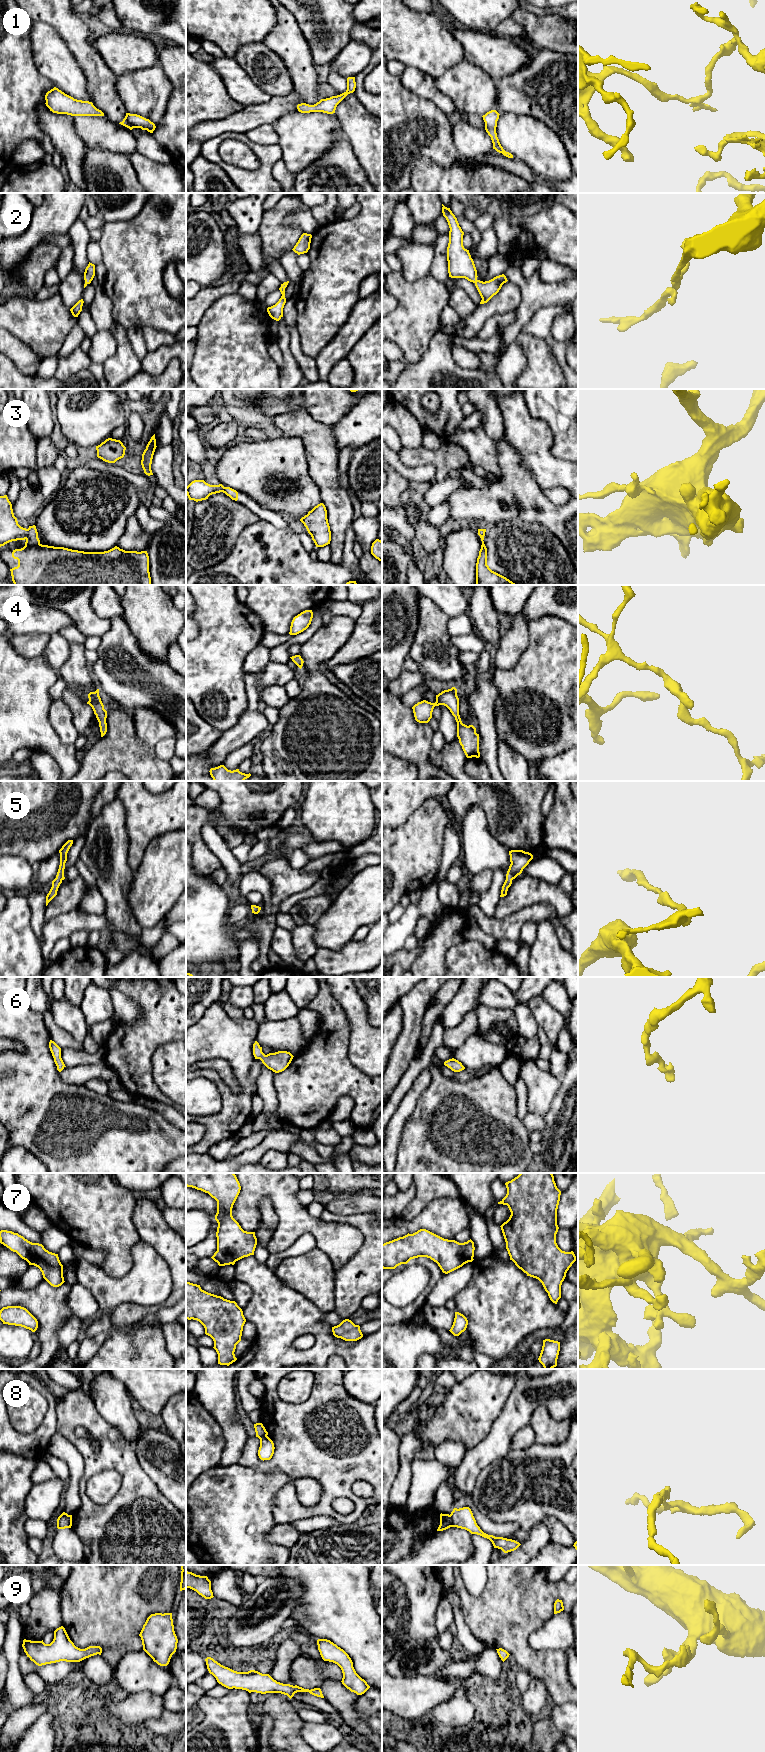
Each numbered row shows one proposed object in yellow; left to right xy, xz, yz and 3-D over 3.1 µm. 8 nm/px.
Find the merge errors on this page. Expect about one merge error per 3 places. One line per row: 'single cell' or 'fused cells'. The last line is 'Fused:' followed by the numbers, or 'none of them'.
1: single cell
2: single cell
3: single cell
4: single cell
5: single cell
6: single cell
7: single cell
8: fused cells
9: single cell
Fused: 8

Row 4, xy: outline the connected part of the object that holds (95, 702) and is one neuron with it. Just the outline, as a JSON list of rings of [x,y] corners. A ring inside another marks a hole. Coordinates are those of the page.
[[[97,689],[95,692],[90,692],[88,694],[88,698],[89,701],[87,704],[92,707],[94,714],[96,715],[96,718],[99,722],[101,737],[103,737],[107,732],[107,711],[104,709],[104,705],[99,696],[99,689]]]

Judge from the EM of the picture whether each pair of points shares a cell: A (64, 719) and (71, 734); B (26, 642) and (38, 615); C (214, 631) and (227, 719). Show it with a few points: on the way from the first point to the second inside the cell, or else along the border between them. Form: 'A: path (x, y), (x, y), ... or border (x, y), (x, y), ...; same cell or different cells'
A: path (64, 723), (64, 727), (67, 730); same cell
B: border (50, 634), (12, 635); different cells
C: path (216, 653), (216, 688), (219, 697); same cell

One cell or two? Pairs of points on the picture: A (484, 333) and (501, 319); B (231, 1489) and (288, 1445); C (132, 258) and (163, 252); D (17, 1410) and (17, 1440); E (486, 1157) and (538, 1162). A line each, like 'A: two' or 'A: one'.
A: one
B: two
C: one
D: two
E: two

